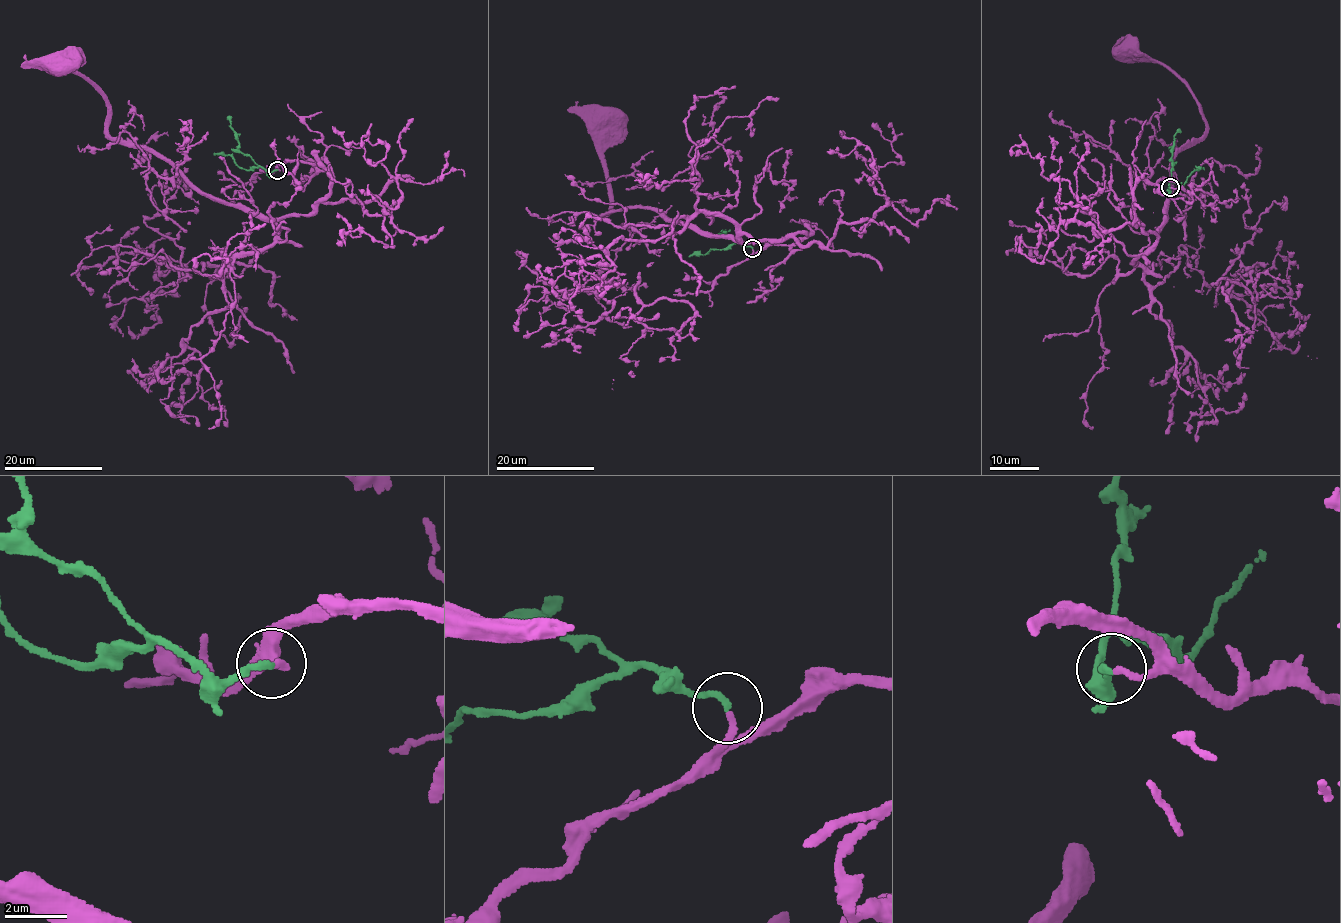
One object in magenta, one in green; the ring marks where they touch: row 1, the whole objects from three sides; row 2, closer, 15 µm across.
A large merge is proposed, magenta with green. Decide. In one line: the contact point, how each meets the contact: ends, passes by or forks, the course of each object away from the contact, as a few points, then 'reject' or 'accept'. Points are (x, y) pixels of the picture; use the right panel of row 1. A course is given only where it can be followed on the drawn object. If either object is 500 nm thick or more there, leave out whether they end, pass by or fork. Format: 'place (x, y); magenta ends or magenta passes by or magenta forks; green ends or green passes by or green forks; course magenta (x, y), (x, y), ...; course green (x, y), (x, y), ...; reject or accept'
place (1170, 187); magenta ends; green ends; course magenta (1170, 188), (1141, 180), (1132, 190), (1145, 233), (1167, 221), (1172, 164), (1206, 120), (1168, 68), (1126, 50); course green (1170, 188), (1172, 147), (1179, 128); accept

